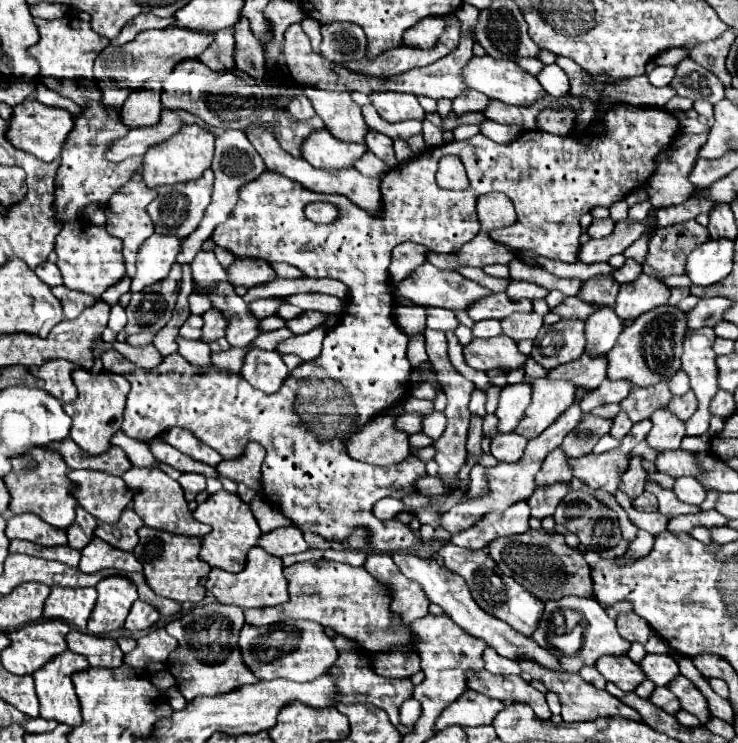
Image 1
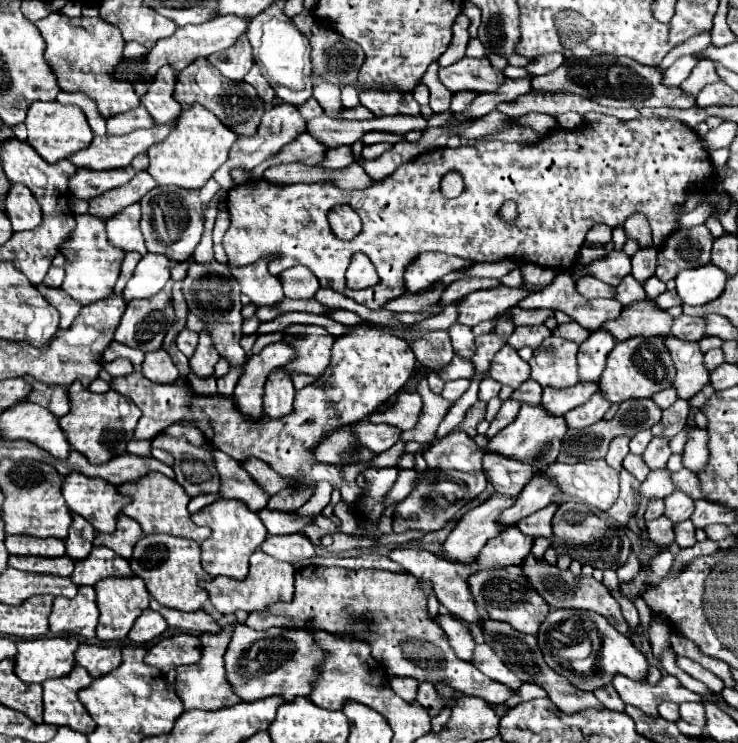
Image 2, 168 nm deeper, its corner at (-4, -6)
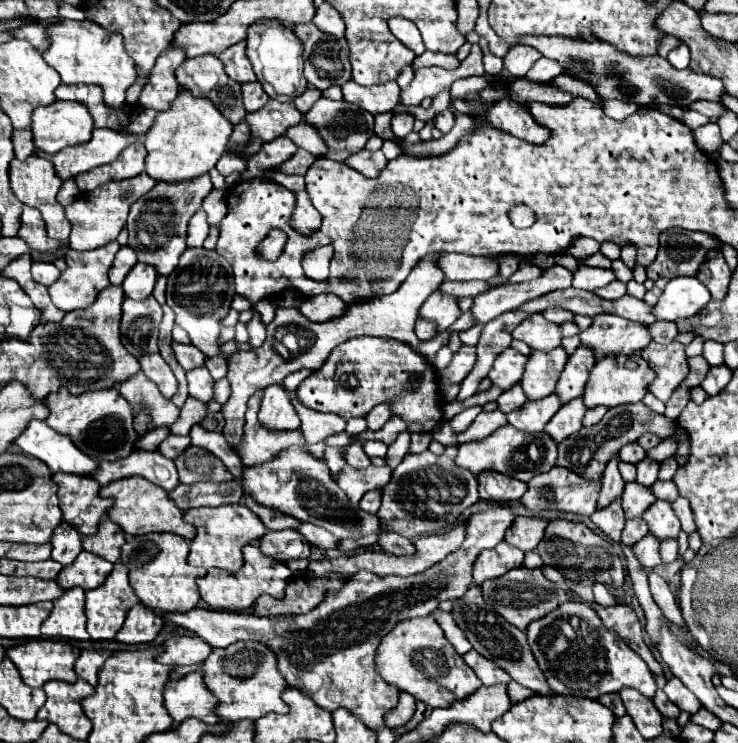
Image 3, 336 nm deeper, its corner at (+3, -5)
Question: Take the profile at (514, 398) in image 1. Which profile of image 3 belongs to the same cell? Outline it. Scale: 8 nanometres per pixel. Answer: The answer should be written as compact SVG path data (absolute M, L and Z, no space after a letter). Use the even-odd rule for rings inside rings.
M495 410L495 412L481 412L475 422L457 436L457 442L463 444L463 442L471 442L471 440L481 440L481 438L487 438L489 434L493 434L497 428L505 426L507 424L507 418L501 410Z

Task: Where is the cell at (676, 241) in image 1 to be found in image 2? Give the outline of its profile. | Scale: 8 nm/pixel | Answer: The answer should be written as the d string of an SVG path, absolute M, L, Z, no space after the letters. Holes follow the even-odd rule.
M704 225L690 229L676 229L658 249L656 277L664 283L676 279L684 269L696 269L710 261L714 237Z

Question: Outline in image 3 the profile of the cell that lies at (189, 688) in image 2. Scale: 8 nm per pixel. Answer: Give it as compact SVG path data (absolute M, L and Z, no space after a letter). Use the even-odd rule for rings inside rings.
M201 672L183 676L181 680L169 682L165 686L165 708L173 718L173 726L179 726L187 718L197 718L205 724L217 724L215 704L217 698L207 690Z

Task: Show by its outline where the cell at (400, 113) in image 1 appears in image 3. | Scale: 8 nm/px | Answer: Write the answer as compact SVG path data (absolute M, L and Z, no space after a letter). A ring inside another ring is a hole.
M349 80L345 86L341 86L343 90L343 98L351 104L359 104L361 108L365 108L367 112L379 114L379 112L387 112L393 110L399 104L399 86L397 82L389 82L389 84L377 84L377 86L359 86L353 80Z

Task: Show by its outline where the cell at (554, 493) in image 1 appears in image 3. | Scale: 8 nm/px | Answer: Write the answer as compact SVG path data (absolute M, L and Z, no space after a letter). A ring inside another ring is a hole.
M515 518L509 532L505 532L505 542L523 552L535 550L535 546L543 540L547 520L545 518Z

